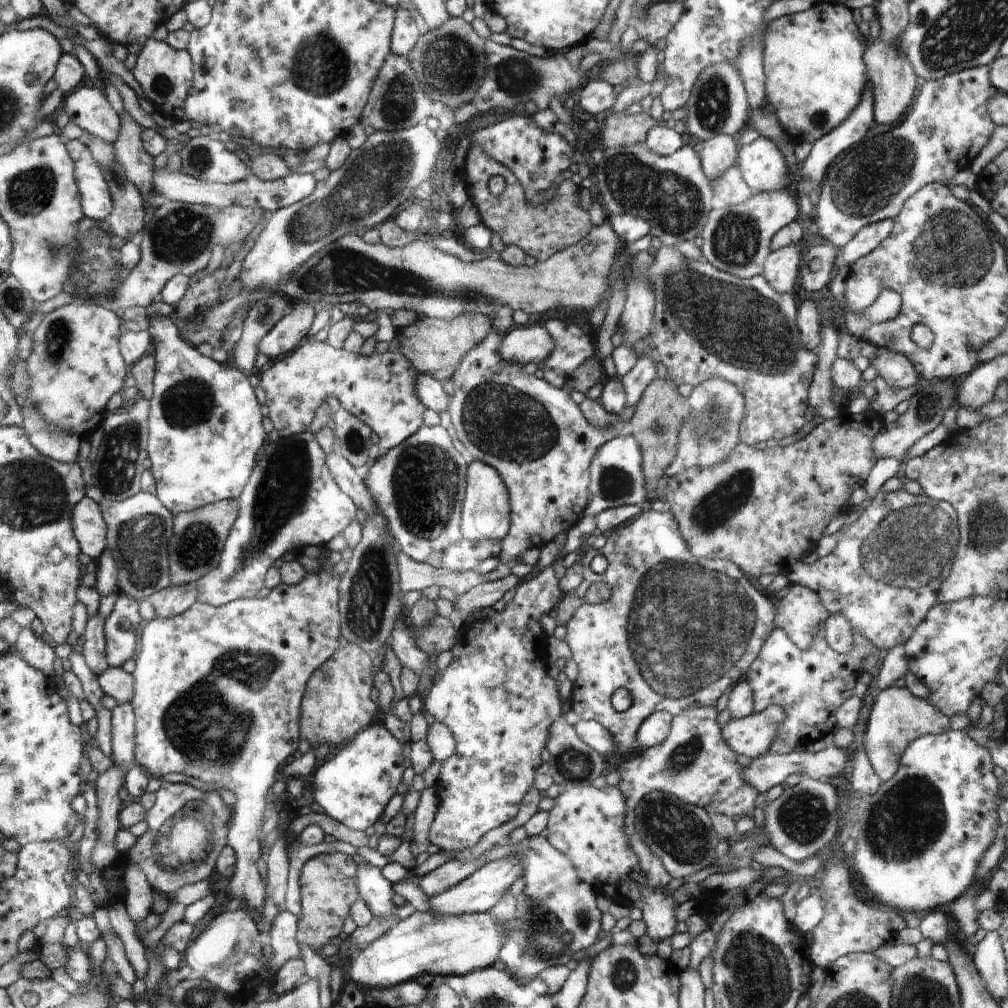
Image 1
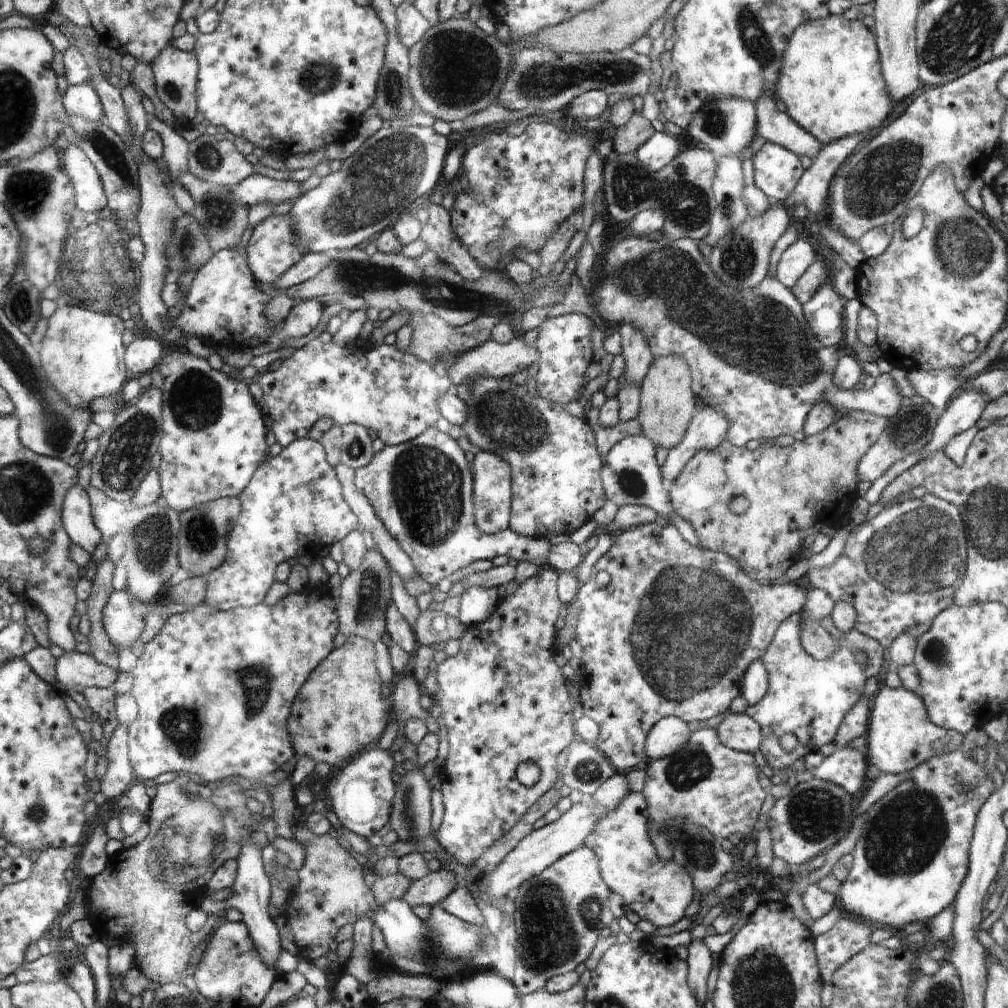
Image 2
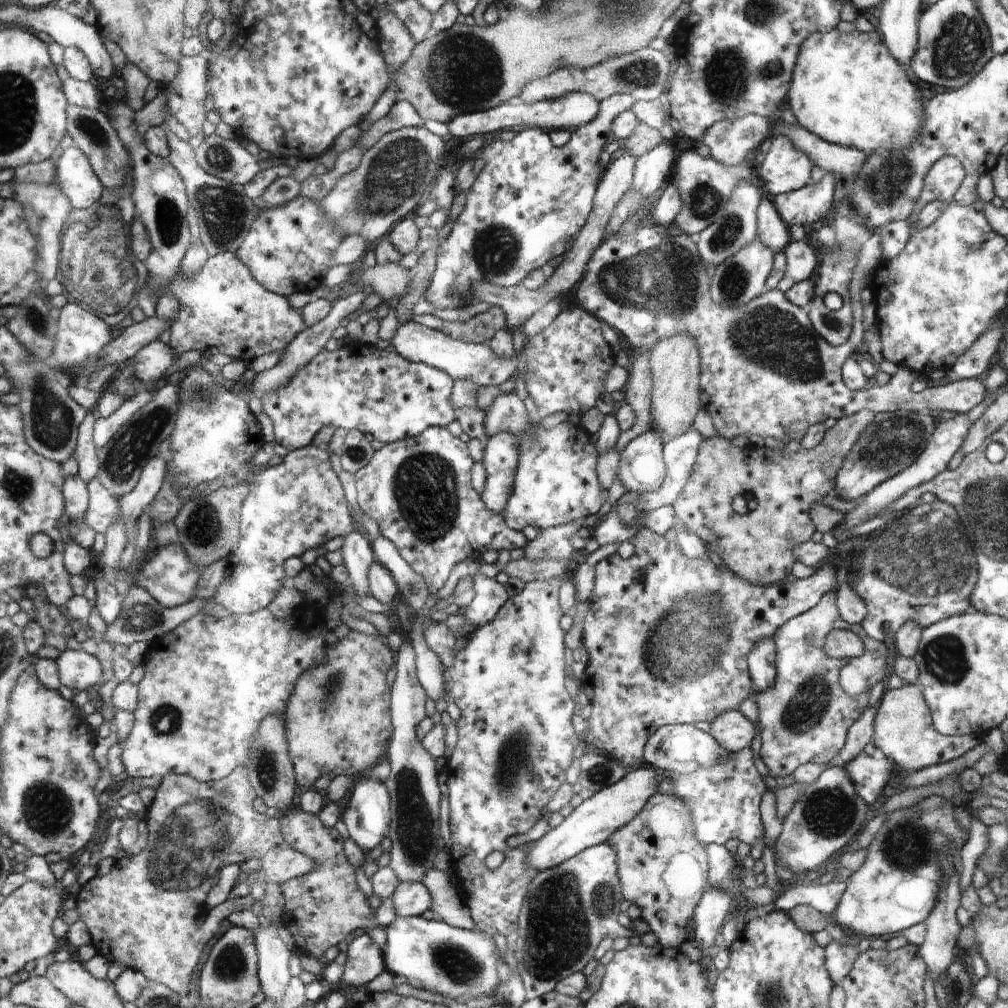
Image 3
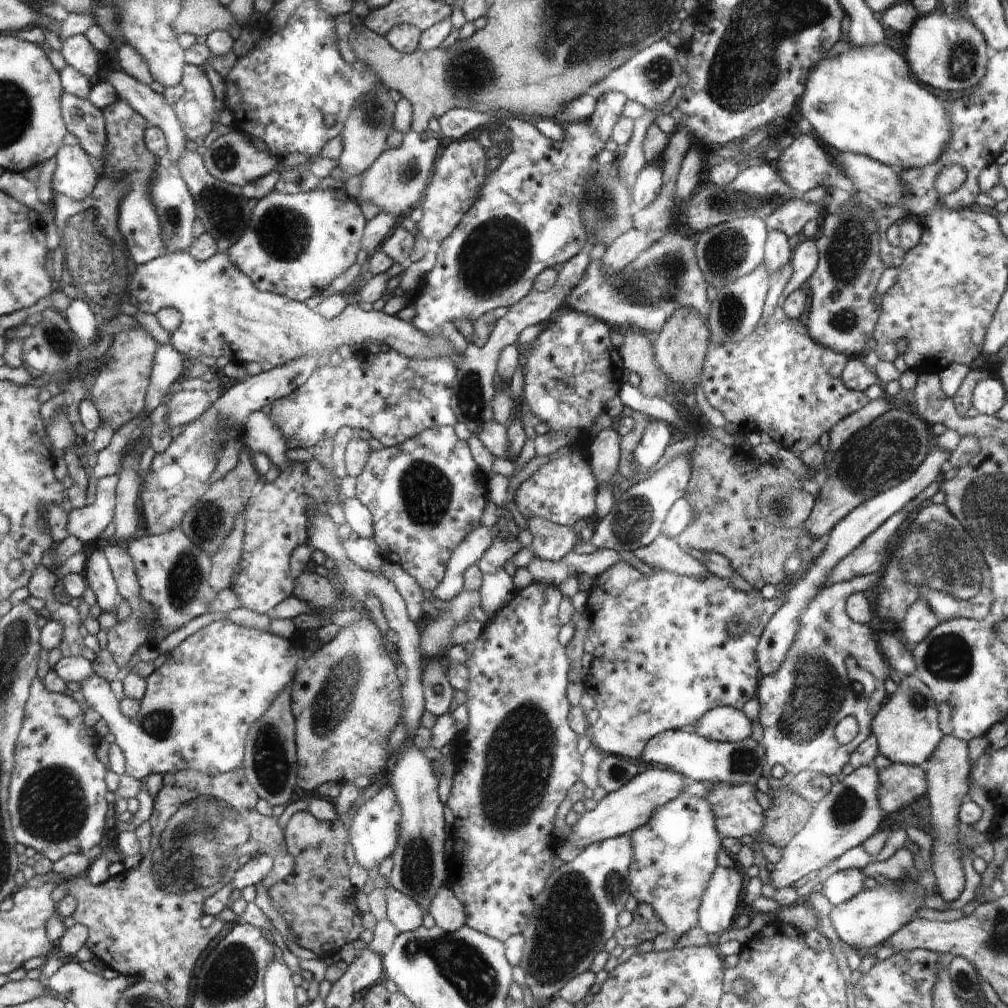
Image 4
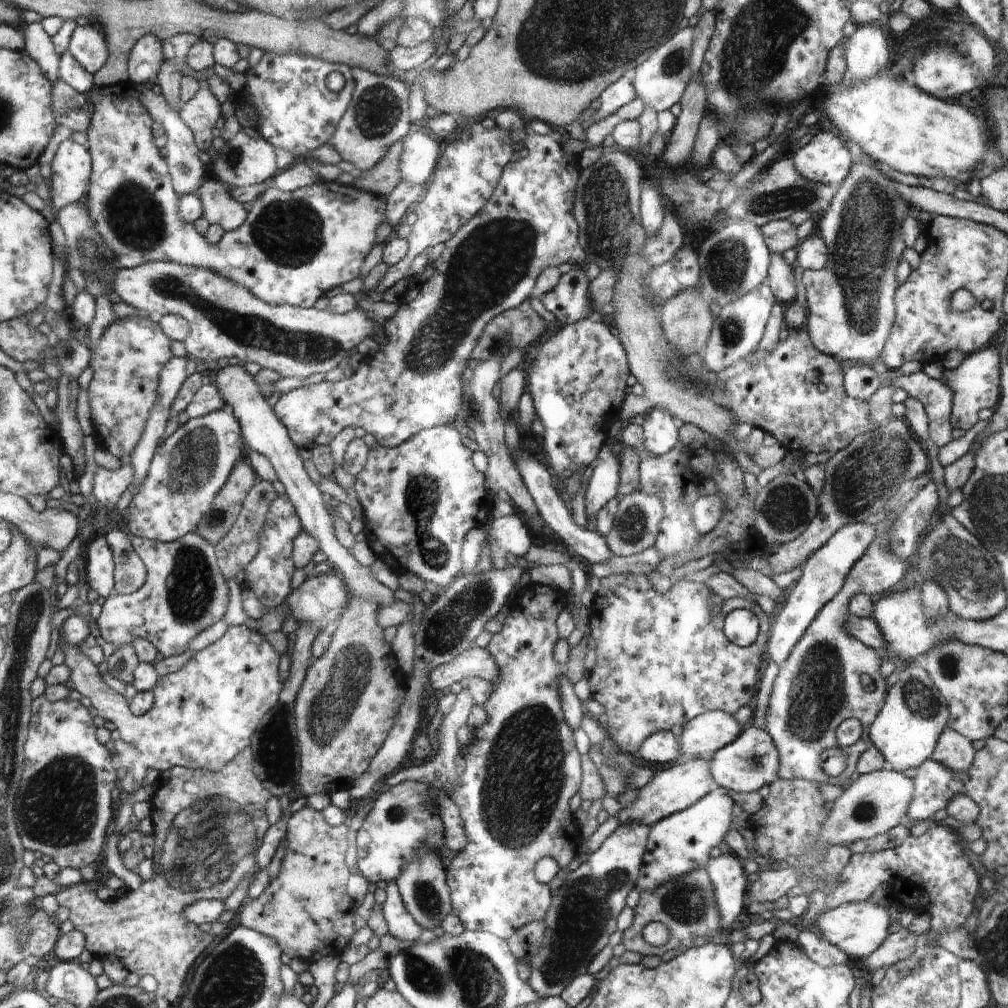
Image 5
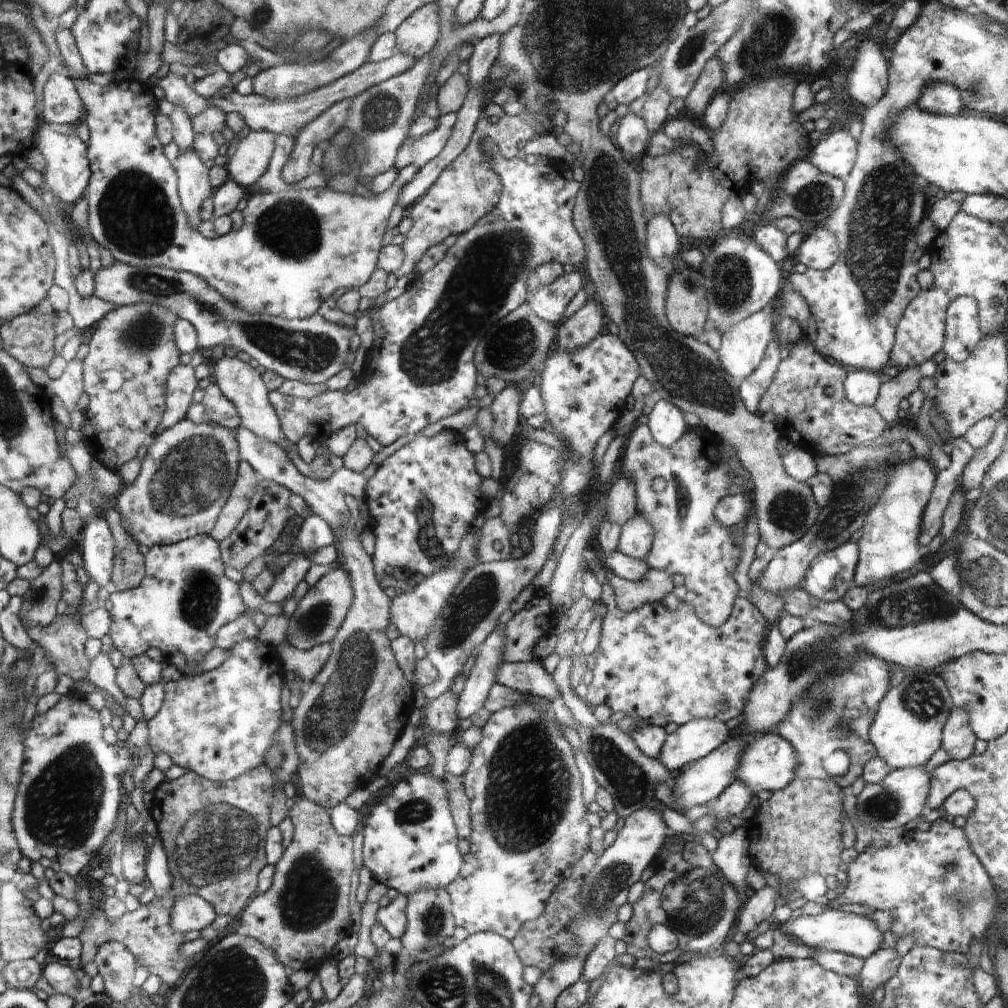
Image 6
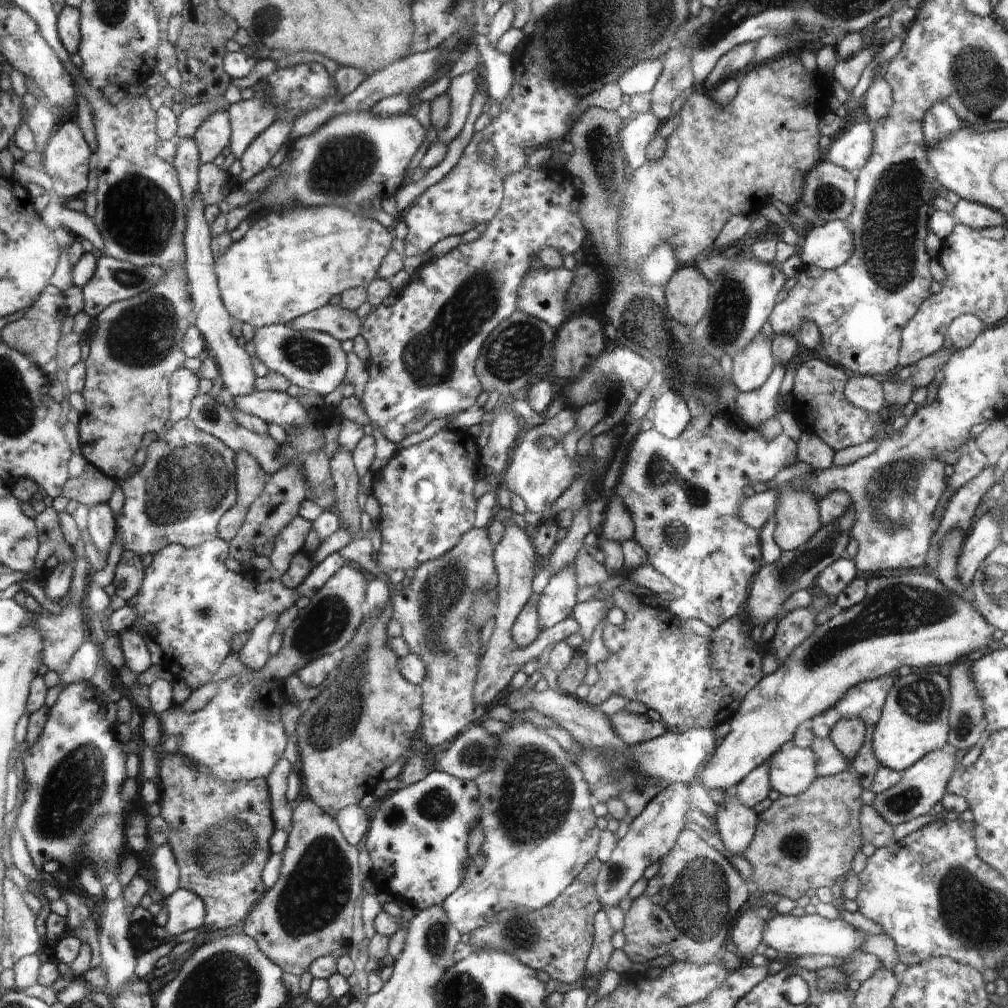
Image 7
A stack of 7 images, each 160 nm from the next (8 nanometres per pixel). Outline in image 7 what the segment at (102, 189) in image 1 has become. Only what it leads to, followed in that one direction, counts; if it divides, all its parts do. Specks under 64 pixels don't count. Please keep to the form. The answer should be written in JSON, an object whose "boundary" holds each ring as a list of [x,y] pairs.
{"boundary":[[[76,119],[66,120],[58,125],[53,131],[42,156],[42,165],[45,173],[54,182],[54,190],[62,196],[74,196],[86,192],[88,186],[88,158],[90,158],[90,148],[82,134],[82,129]]]}

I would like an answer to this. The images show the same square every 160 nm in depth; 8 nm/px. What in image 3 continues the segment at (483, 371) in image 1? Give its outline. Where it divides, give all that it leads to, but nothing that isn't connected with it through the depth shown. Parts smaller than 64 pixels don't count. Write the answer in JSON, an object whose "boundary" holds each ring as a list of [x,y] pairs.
{"boundary":[[[516,393],[494,397],[492,406],[485,412],[485,427],[487,435],[510,431],[519,438],[520,456],[518,472],[515,473],[514,490],[502,512],[506,523],[512,530],[522,531],[526,526],[534,528],[551,529],[576,519],[598,514],[602,504],[608,498],[597,477],[598,452],[595,444],[590,440],[590,434],[580,425],[567,427],[565,423],[559,424],[550,430],[545,430],[540,423],[528,417],[524,401]]]}

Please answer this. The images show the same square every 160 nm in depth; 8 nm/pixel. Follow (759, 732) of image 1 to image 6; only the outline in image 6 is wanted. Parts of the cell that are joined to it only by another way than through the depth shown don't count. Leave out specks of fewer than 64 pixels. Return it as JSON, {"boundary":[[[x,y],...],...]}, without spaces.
{"boundary":[[[694,719],[667,734],[660,750],[660,762],[671,772],[679,773],[730,738],[730,729],[718,719]]]}

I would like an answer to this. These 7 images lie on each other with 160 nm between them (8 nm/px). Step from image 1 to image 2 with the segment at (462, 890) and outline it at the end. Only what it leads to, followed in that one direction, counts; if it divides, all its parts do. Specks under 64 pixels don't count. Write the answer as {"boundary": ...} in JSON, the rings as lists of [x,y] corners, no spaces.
{"boundary":[[[615,773],[594,794],[584,796],[580,803],[574,803],[566,814],[562,813],[561,818],[524,836],[516,844],[516,848],[504,856],[504,860],[500,862],[499,866],[496,866],[496,870],[492,870],[480,879],[480,881],[483,881],[484,886],[482,886],[482,890],[478,891],[482,892],[479,896],[484,896],[488,902],[499,901],[500,898],[506,897],[510,891],[519,889],[530,878],[541,874],[548,866],[557,862],[558,858],[564,857],[564,854],[583,847],[584,840],[596,828],[598,820],[606,812],[612,812],[622,802],[622,798],[626,798],[626,794],[630,794],[630,792],[626,776]]]}

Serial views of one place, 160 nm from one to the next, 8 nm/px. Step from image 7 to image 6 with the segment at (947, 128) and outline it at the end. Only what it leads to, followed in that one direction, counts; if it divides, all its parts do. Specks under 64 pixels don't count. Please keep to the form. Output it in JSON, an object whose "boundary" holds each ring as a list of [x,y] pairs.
{"boundary":[[[946,82],[931,83],[922,91],[917,105],[923,111],[941,115],[958,115],[963,109],[961,92]]]}

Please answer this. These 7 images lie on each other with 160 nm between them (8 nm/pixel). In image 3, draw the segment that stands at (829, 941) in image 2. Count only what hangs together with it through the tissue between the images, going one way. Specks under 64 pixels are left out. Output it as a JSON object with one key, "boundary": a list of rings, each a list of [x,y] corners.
{"boundary":[[[846,932],[846,938],[840,941],[831,940],[825,946],[825,965],[834,985],[839,985],[842,979],[852,970],[852,965],[858,958],[856,946],[860,938],[856,934]]]}

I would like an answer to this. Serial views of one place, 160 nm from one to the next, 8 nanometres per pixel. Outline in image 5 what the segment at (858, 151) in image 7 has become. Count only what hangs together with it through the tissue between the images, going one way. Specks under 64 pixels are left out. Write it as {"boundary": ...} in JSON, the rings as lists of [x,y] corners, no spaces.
{"boundary":[[[816,131],[790,155],[795,169],[808,181],[838,188],[852,166],[850,152],[841,136]]]}

